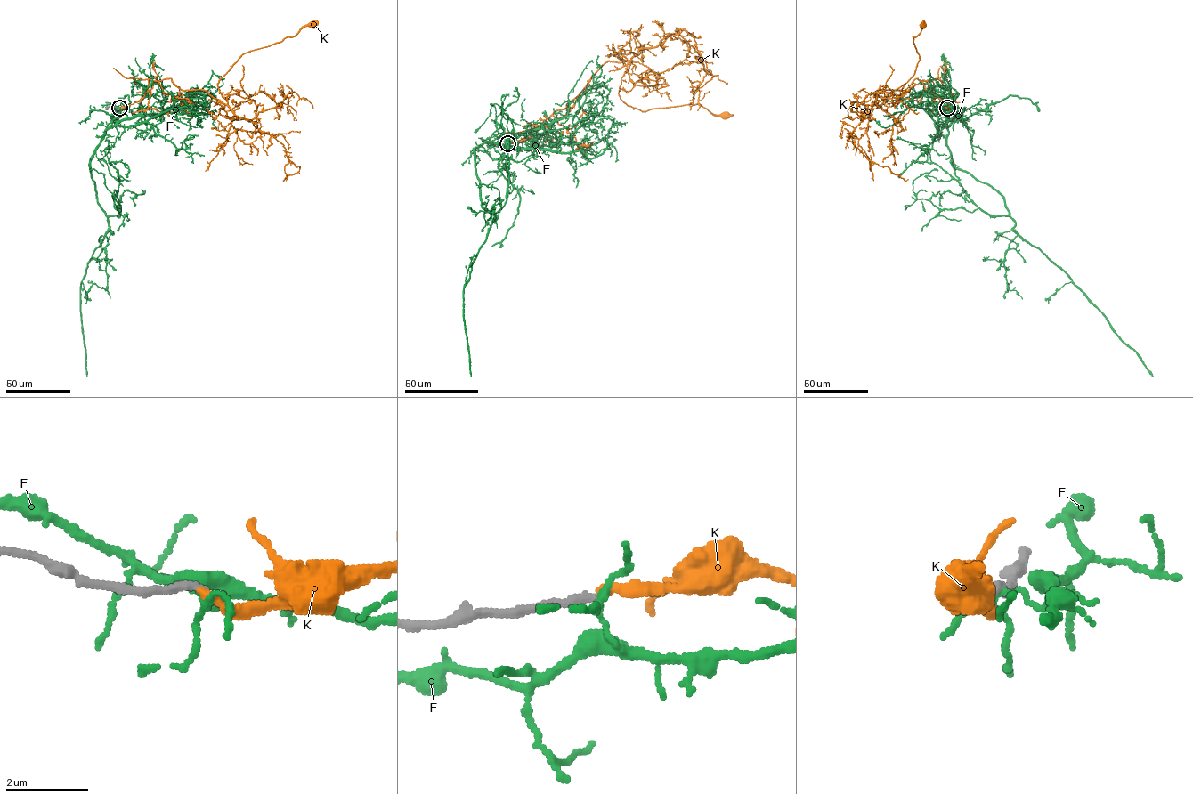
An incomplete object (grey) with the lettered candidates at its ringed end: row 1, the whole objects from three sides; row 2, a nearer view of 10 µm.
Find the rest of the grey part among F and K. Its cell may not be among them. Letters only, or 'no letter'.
K

